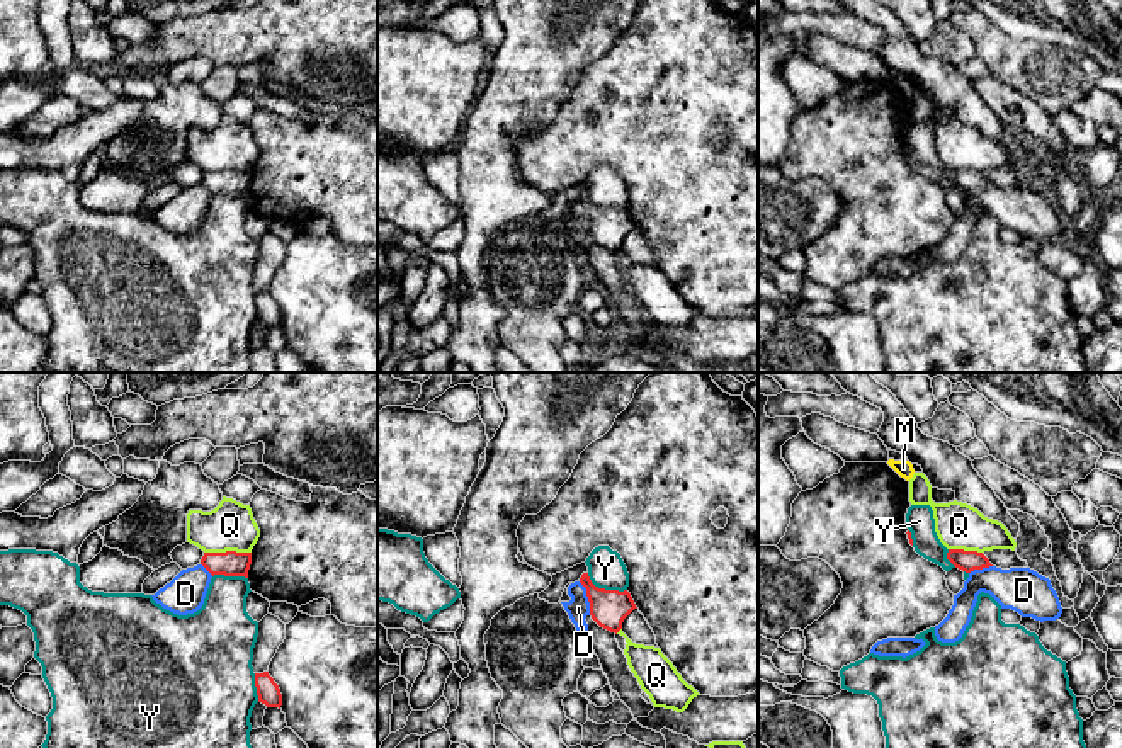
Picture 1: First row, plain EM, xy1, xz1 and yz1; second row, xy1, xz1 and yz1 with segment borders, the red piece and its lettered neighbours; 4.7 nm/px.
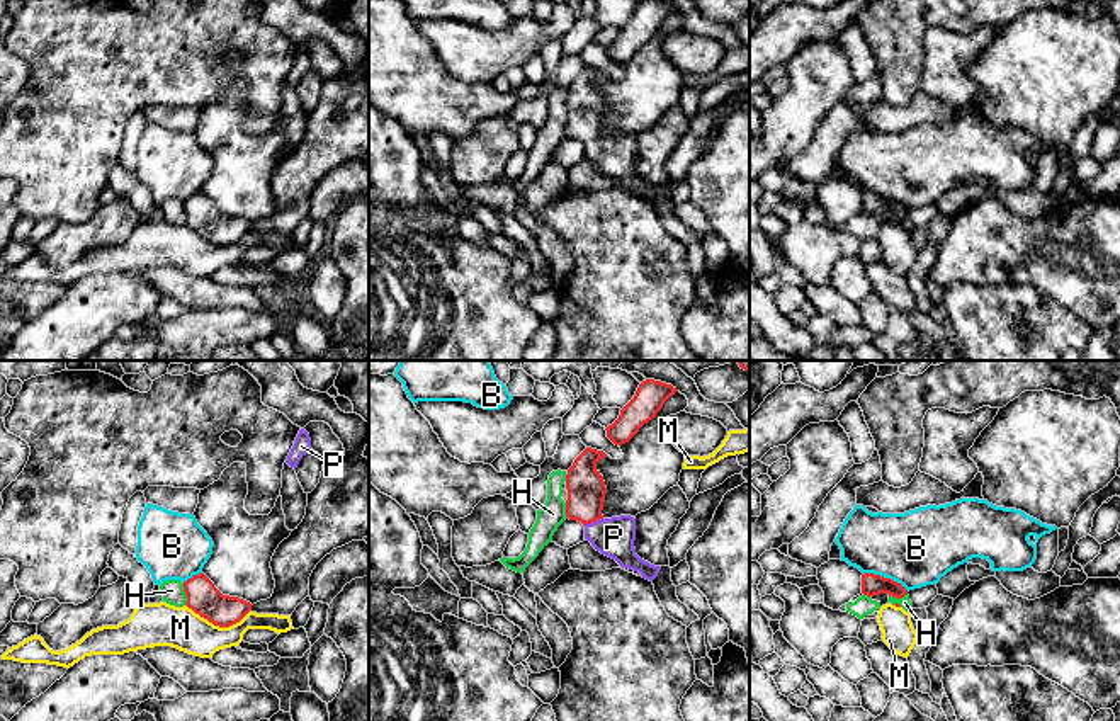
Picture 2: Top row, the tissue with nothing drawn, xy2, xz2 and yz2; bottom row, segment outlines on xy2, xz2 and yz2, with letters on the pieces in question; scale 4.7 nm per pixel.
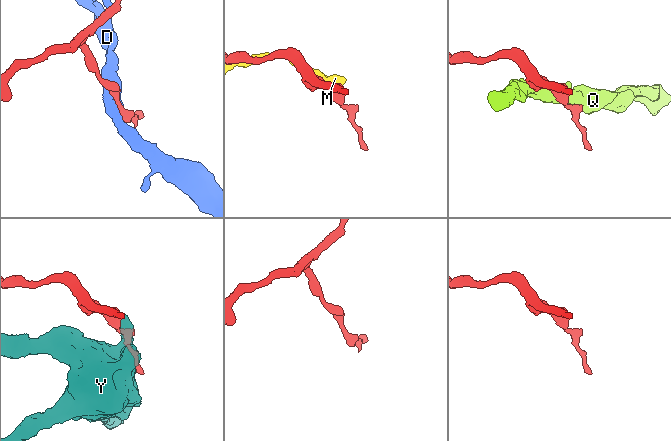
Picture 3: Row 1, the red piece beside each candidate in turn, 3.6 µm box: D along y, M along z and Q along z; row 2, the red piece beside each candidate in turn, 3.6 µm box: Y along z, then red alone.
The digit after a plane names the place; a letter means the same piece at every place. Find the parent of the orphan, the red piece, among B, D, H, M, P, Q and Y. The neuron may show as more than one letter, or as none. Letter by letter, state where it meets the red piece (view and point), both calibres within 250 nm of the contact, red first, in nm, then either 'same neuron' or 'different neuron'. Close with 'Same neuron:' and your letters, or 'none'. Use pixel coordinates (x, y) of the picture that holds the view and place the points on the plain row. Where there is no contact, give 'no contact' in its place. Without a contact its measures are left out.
B: meets red in yz2 at (886, 198); 100 nm thick on the red side, 360 nm on the other; different neuron
D: meets red in xz1 at (589, 218); 180 nm thick on the red side, 110 nm on the other; different neuron
H: meets red in xy2 at (186, 213); 160 nm thick on the red side, 100 nm on the other; different neuron
M: meets red in xy2 at (218, 244); 160 nm thick on the red side, 200 nm on the other; different neuron
P: meets red in xz2 at (593, 140); 180 nm thick on the red side, 190 nm on the other; same neuron
Q: meets red in xy1 at (226, 170); 120 nm thick on the red side, 220 nm on the other; different neuron
Y: meets red in xz1 at (604, 208); 180 nm thick on the red side, 180 nm on the other; different neuron
Same neuron: P

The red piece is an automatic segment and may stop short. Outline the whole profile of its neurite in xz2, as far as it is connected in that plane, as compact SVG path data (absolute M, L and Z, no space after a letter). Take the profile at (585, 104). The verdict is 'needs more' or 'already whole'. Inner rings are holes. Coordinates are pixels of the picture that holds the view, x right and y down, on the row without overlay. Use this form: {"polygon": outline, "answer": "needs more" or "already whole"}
{"polygon": "M586 66L568 88L566 136L585 145L585 158L597 170L653 201L661 185L636 173L636 138L631 134L605 138L602 134L607 105L597 82L603 77L607 77L603 70Z", "answer": "needs more"}

